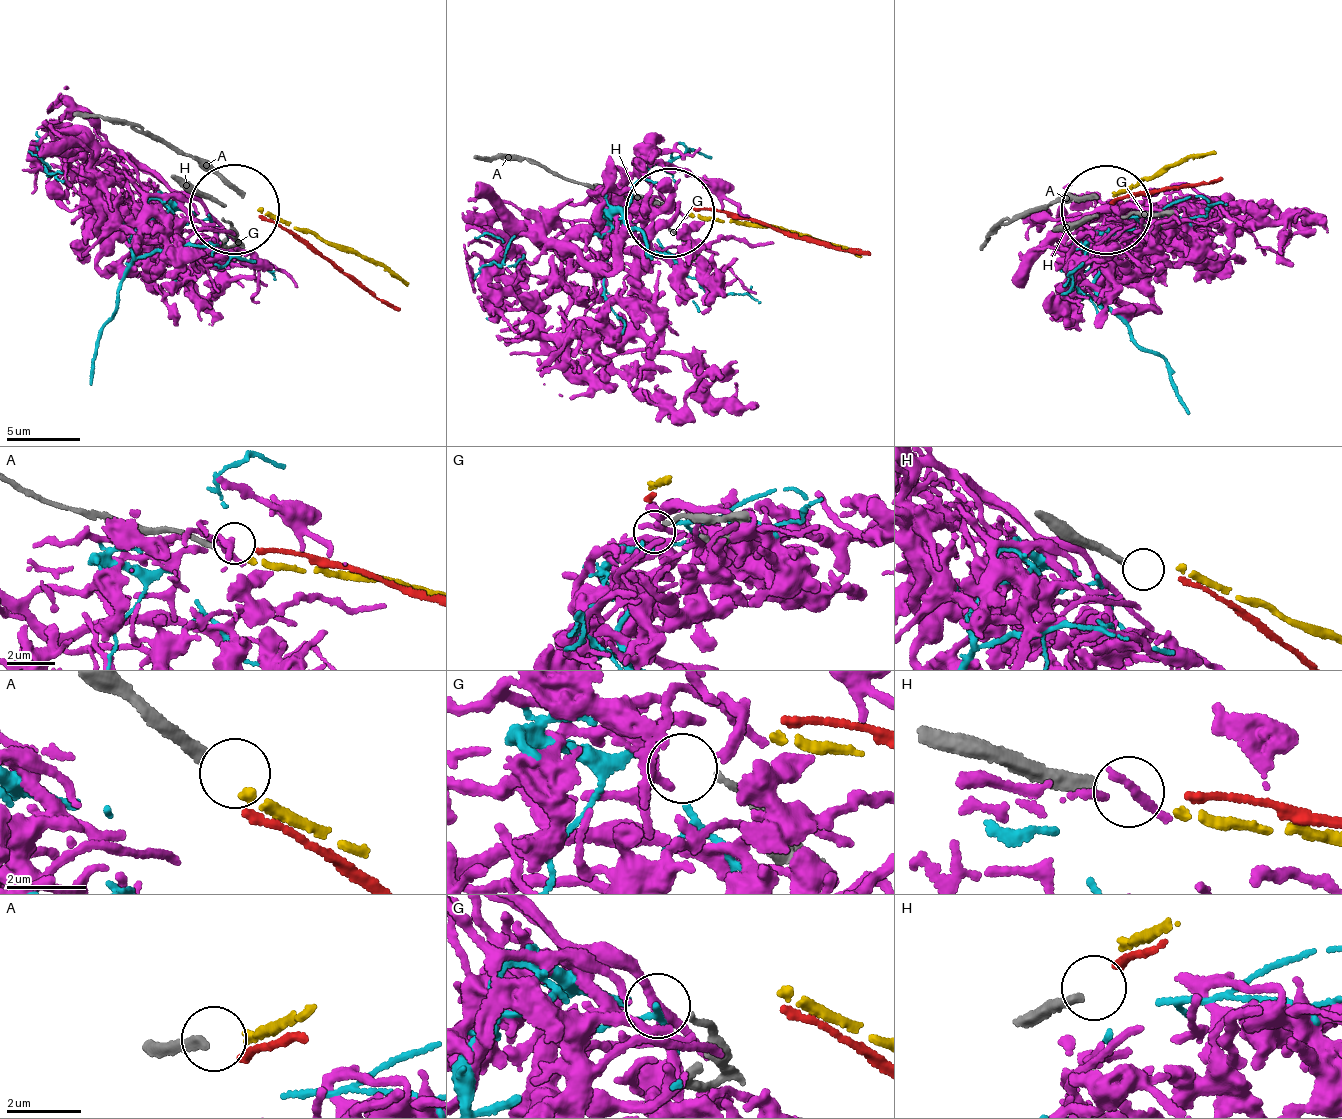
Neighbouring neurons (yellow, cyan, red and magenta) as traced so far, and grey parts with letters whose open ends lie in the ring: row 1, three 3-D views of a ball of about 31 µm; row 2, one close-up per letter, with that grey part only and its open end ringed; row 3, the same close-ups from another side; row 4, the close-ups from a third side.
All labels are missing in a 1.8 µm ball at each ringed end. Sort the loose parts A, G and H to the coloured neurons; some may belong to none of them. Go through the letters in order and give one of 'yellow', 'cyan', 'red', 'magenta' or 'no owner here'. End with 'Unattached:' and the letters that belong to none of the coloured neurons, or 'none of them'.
A: yellow
G: no owner here
H: no owner here
Unattached: G, H

